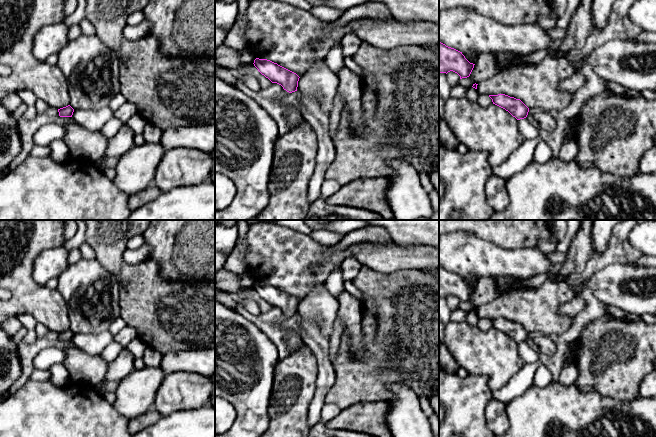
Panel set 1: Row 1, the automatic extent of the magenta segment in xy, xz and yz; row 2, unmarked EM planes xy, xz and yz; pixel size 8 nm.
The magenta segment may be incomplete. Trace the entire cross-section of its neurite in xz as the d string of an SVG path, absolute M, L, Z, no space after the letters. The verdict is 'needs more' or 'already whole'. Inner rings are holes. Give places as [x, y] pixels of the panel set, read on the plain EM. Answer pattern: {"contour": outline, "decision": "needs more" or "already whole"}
{"contour": "M256 282L253 288L272 307L277 307L283 311L280 318L273 319L272 324L275 328L282 330L288 320L297 315L300 301L296 297L267 283Z", "decision": "needs more"}

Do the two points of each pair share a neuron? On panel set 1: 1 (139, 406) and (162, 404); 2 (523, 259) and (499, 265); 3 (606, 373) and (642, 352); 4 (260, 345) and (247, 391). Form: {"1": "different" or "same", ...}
{"1": "different", "2": "same", "3": "same", "4": "same"}

